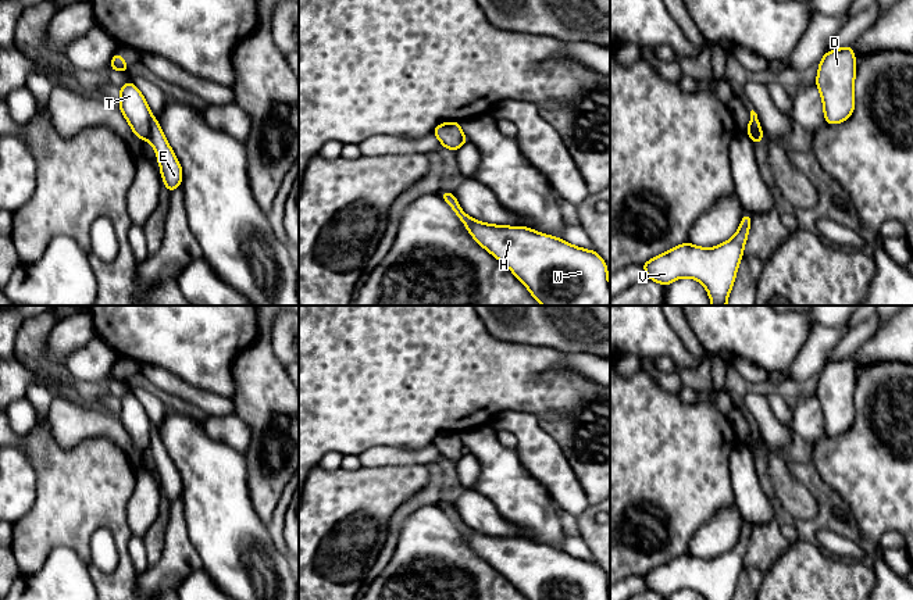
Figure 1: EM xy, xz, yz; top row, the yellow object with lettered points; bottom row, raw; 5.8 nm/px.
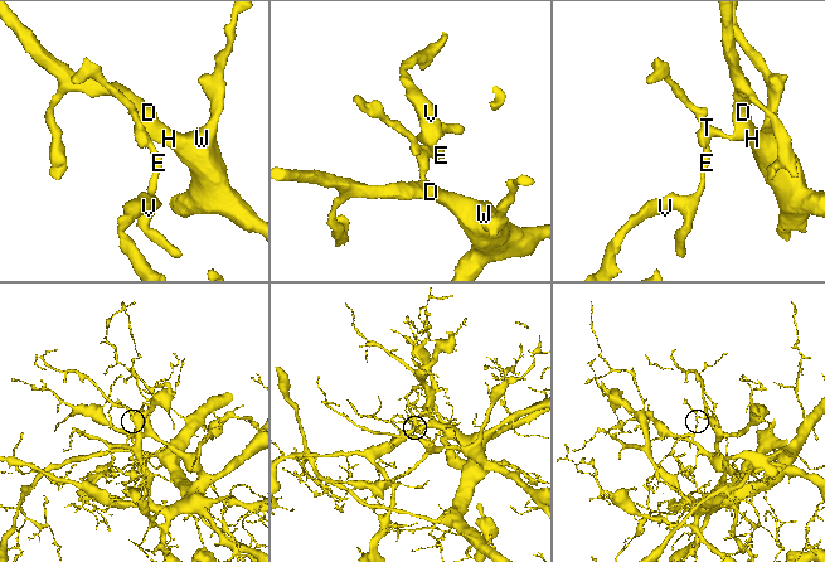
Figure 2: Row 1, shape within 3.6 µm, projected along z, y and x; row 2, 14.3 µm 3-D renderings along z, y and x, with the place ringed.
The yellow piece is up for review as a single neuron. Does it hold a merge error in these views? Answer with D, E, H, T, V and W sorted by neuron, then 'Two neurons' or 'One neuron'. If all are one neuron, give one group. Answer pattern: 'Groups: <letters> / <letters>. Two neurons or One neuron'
Groups: D H T W / E V. Two neurons

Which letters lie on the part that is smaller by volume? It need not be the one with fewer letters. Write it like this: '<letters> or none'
E, V

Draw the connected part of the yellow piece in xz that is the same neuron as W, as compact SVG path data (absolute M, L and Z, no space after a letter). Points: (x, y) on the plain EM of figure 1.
M442 501L475 553L504 575L527 600L610 600L606 572L595 562L528 538L499 538L467 526L456 507Z

